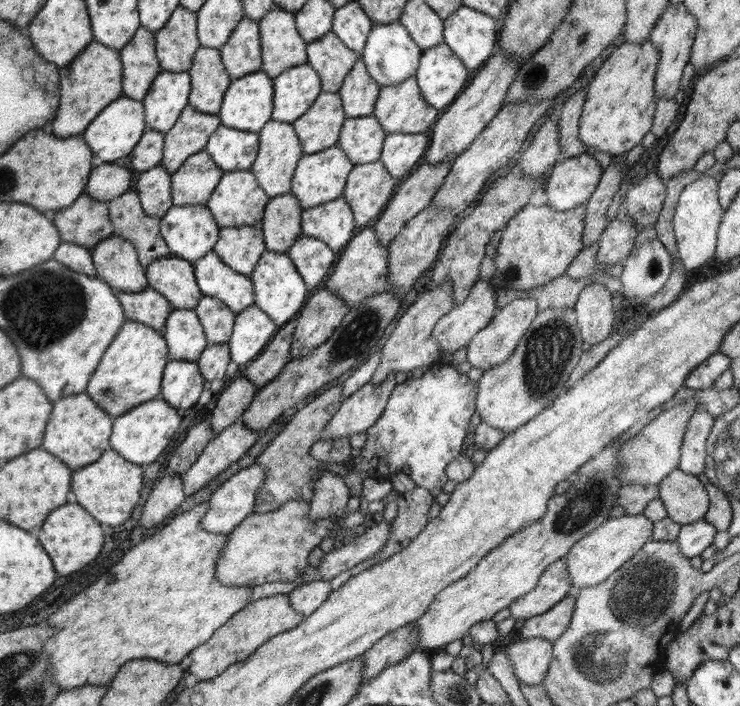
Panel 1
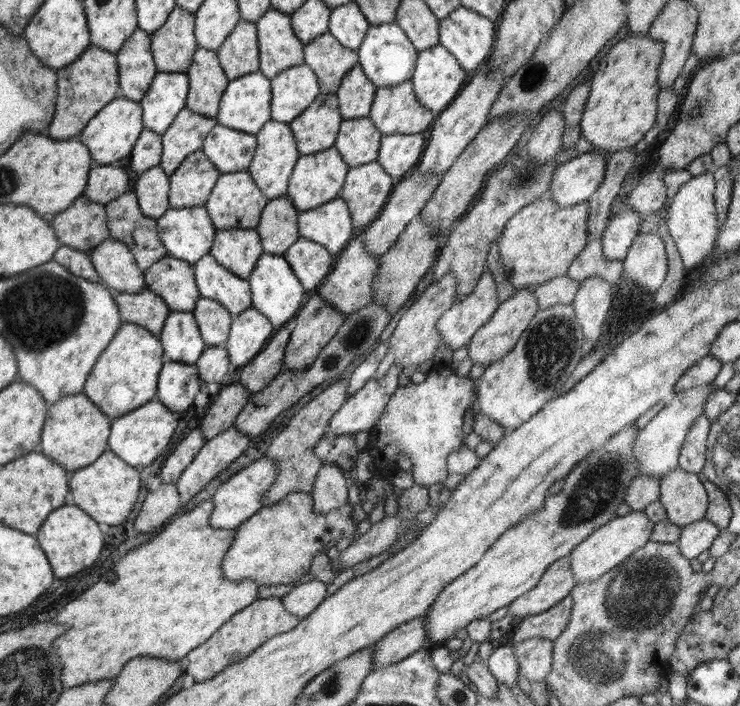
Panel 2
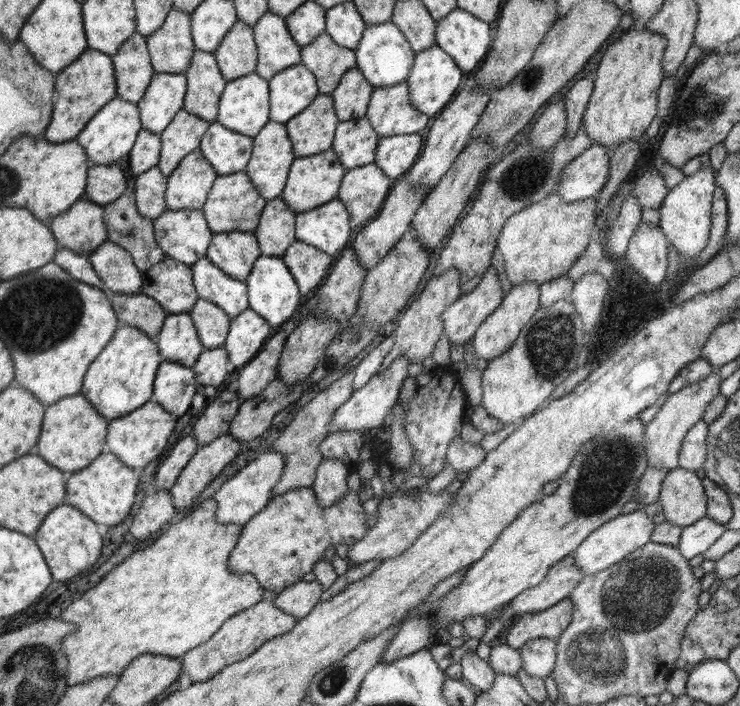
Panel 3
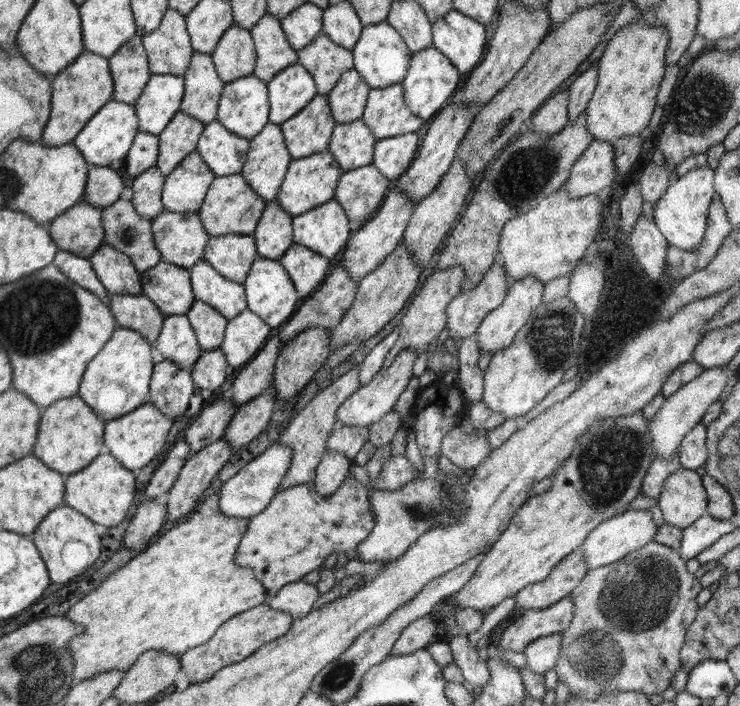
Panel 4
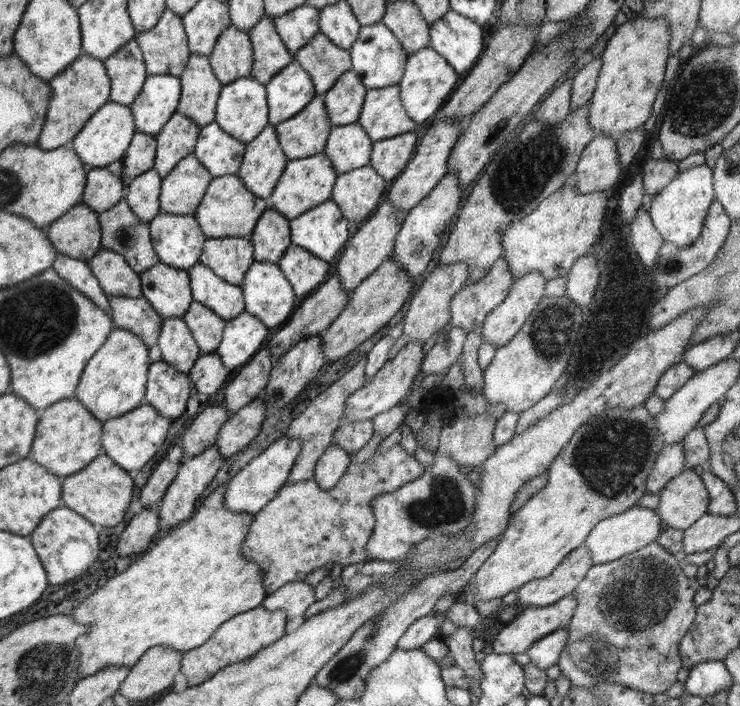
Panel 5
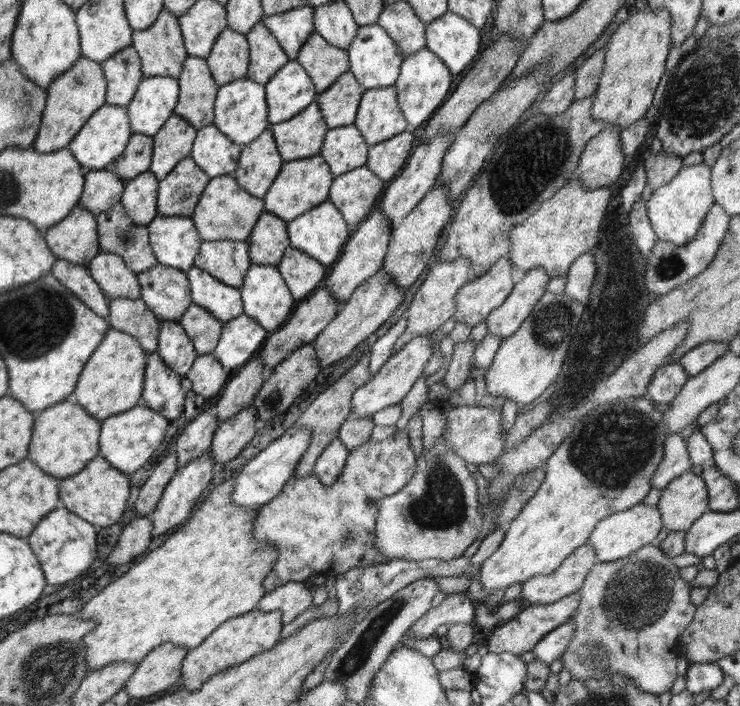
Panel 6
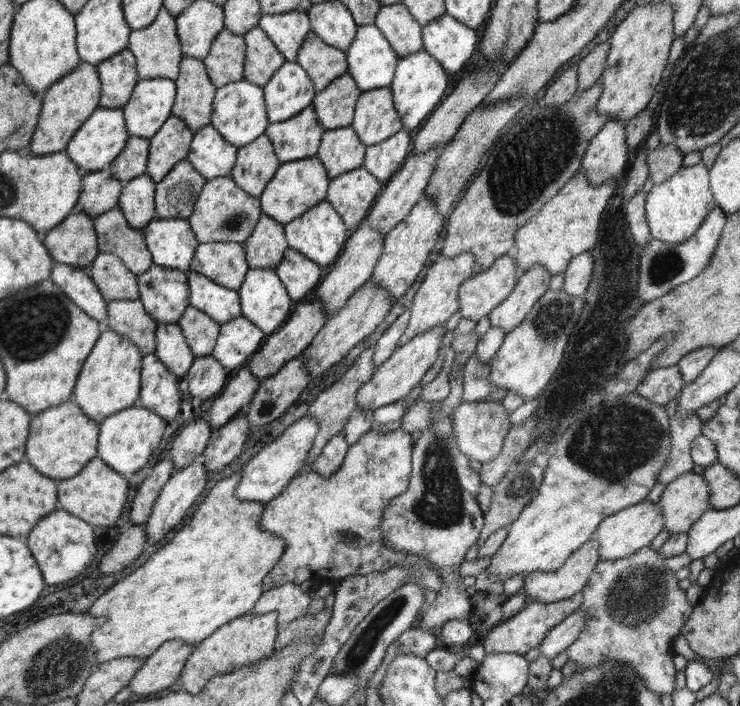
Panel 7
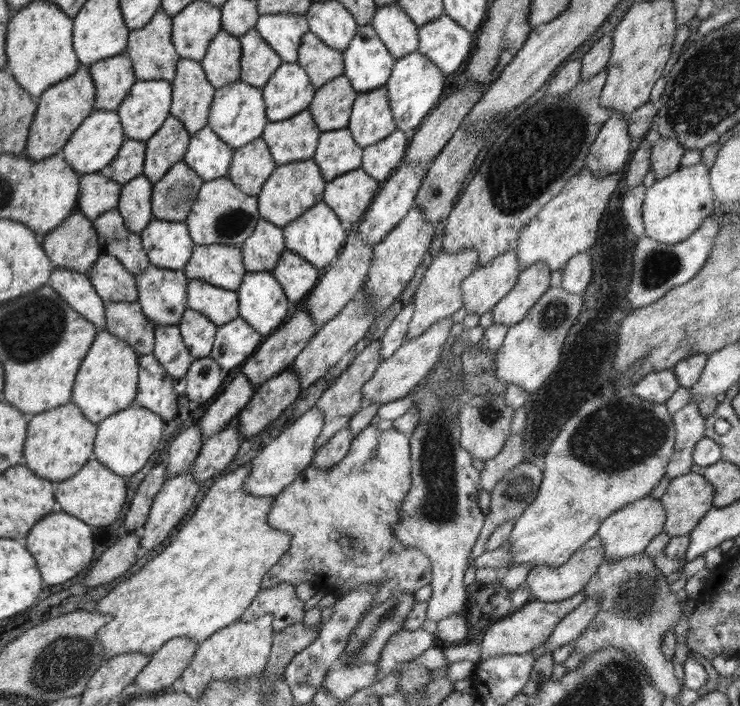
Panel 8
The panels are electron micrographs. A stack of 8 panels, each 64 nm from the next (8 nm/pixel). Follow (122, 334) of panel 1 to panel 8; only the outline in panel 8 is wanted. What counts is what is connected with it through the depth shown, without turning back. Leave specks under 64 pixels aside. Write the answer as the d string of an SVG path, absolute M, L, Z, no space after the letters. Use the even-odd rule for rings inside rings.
M110 331L96 333L90 350L84 355L82 364L76 373L71 401L82 411L86 420L98 424L107 416L135 405L135 396L139 381L140 356L136 351Z

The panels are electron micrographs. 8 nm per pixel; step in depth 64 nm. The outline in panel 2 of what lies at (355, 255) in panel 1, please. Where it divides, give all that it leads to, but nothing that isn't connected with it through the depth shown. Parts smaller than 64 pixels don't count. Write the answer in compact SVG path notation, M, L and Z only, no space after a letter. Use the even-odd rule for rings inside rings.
M361 233L355 234L354 238L349 241L347 247L342 252L342 256L338 256L334 269L330 274L326 275L317 293L323 300L327 300L331 306L335 306L345 317L348 314L352 314L371 302L371 298L373 297L371 282L379 269L379 262L380 257L372 255L363 246Z

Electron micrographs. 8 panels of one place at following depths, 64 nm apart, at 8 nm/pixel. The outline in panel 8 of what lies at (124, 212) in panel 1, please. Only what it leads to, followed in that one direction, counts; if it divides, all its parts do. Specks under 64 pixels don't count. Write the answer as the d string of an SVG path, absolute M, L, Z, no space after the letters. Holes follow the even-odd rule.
M117 208L104 212L95 218L92 224L98 235L101 255L114 256L134 275L144 272L151 265L142 248L141 236L126 228Z

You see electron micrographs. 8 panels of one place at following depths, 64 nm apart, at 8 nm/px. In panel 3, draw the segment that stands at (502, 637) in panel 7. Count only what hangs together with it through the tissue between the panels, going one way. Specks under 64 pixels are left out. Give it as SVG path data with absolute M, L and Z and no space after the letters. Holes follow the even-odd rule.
M566 598L542 612L518 615L509 626L506 645L519 650L530 639L557 639L572 620L573 604Z

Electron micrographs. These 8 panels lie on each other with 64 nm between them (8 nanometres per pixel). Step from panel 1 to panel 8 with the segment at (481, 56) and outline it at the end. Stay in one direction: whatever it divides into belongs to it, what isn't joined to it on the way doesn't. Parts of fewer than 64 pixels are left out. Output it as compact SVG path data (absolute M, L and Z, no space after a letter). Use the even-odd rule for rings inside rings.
M442 14L418 29L420 48L418 53L430 59L442 74L452 74L470 58L475 35Z

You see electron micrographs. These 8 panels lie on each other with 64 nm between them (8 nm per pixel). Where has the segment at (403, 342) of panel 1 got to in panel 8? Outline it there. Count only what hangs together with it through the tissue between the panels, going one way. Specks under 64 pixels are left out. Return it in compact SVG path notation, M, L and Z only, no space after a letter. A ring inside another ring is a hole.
M462 250L456 254L446 254L446 252L440 251L426 269L414 295L414 312L404 342L420 336L429 326L437 323L440 319L452 317L457 310L462 308L462 281L478 264L478 254L474 250Z

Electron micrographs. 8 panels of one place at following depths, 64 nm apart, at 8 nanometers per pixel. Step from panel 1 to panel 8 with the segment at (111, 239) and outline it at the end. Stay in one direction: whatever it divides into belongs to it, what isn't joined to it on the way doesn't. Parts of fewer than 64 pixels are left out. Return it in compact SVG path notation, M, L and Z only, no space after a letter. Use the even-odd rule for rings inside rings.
M101 255L98 257L86 275L104 302L137 302L139 292L137 291L135 275L128 272L114 256Z

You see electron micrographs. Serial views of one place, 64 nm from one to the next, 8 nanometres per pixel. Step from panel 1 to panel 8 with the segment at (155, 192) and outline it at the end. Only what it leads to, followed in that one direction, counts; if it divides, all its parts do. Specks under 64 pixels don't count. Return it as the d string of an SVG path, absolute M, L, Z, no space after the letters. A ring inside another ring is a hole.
M143 174L121 185L117 209L130 232L140 234L154 218L151 211L152 187Z

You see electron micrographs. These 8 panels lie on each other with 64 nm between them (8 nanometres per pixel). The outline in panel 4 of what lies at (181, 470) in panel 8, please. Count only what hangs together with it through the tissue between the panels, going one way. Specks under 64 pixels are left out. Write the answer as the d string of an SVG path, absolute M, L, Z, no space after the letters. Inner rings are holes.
M224 398L203 407L198 418L184 434L192 454L222 438L236 409L233 400Z

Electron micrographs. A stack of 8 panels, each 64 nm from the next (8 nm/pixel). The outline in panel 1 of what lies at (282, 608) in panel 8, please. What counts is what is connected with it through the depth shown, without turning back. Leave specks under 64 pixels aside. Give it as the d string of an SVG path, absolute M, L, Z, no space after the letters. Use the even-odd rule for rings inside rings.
M327 580L304 583L290 592L290 607L304 617L310 616L326 602L332 592L331 582Z

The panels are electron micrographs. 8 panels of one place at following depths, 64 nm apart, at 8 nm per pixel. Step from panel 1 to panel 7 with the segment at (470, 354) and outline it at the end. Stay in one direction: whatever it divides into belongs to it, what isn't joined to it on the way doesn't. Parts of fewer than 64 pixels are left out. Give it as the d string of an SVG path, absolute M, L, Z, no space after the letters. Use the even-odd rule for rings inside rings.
M540 265L526 269L517 280L513 291L490 311L492 328L501 328L505 334L518 326L536 301L549 289L551 274Z

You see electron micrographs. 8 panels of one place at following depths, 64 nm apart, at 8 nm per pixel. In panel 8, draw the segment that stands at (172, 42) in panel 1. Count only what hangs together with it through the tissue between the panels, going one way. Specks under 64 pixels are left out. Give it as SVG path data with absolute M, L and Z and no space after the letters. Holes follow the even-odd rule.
M162 8L154 14L154 18L146 26L129 30L126 55L132 63L132 70L136 80L165 80L175 79L177 62L180 60L178 51L172 45L172 18L164 13Z

